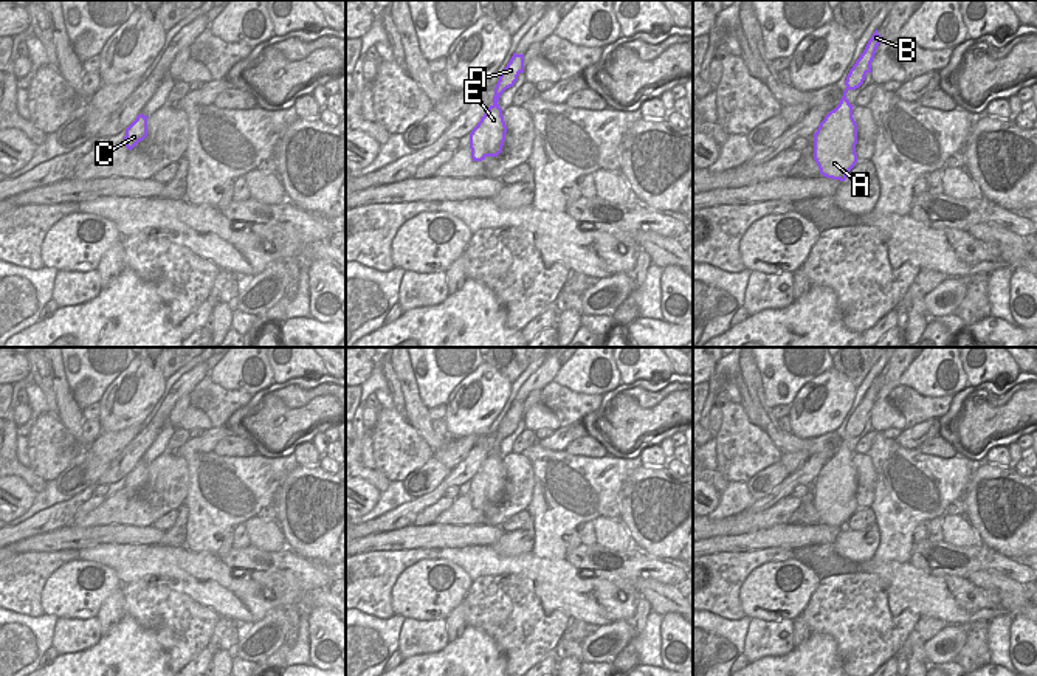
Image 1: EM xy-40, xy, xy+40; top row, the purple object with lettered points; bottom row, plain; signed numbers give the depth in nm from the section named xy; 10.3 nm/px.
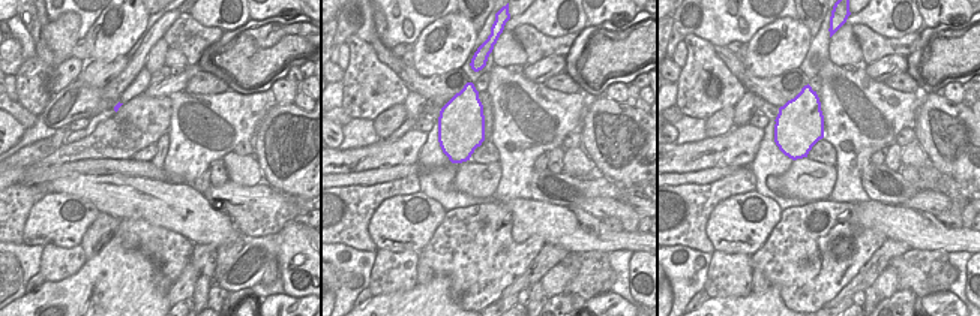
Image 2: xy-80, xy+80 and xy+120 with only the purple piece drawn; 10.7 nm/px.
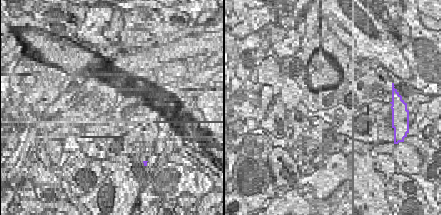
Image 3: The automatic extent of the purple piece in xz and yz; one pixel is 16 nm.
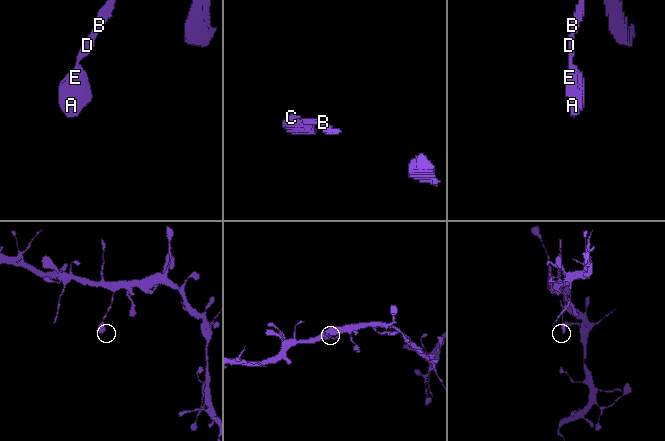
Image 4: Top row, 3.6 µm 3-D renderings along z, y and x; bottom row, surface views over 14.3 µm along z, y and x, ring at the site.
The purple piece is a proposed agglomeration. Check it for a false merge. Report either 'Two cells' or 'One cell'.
One cell.

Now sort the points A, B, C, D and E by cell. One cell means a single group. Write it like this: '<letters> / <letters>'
A B C D E

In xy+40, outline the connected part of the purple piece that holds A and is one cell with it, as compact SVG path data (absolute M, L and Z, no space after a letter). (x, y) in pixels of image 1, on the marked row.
M876 29L846 76L846 88L839 105L825 116L814 133L814 160L826 178L845 181L857 163L857 124L853 118L854 105L846 99L846 93L859 88L865 76L871 73L871 62L879 43L880 34Z

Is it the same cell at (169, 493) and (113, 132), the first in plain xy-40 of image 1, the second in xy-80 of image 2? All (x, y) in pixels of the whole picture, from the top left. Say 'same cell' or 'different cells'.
same cell

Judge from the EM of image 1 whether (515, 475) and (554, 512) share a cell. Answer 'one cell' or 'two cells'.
two cells

